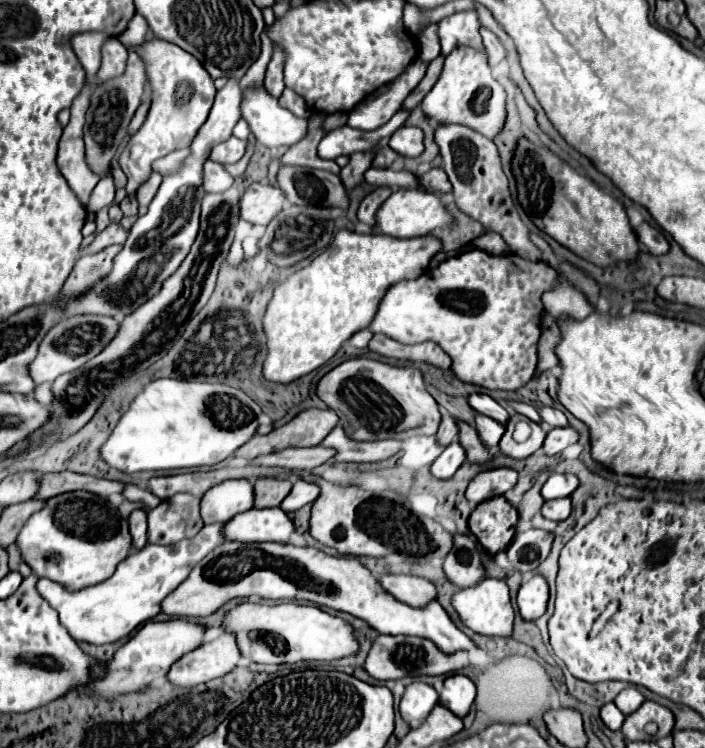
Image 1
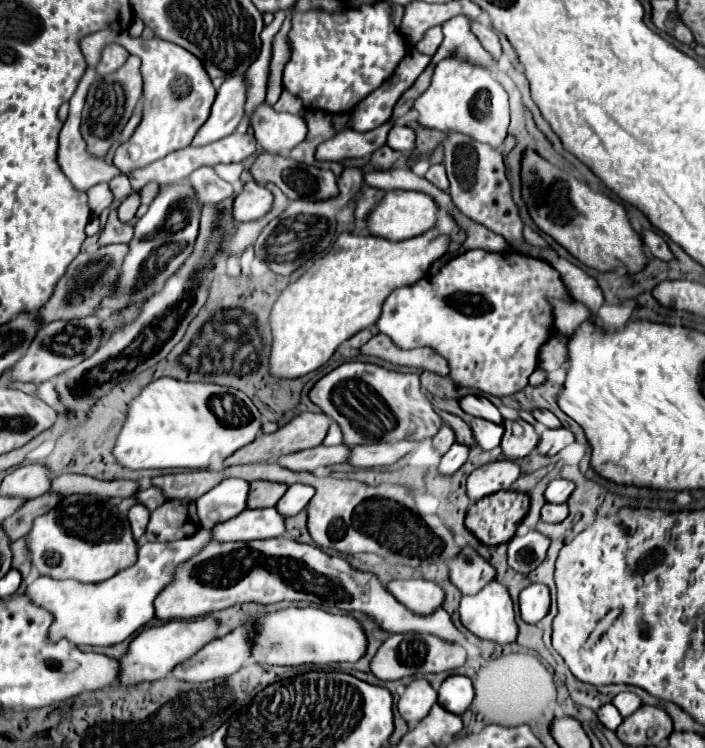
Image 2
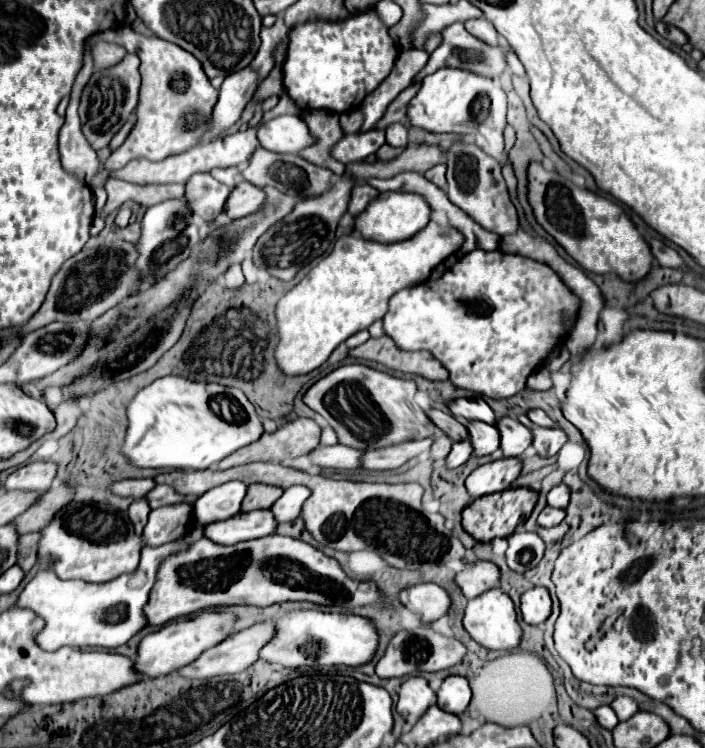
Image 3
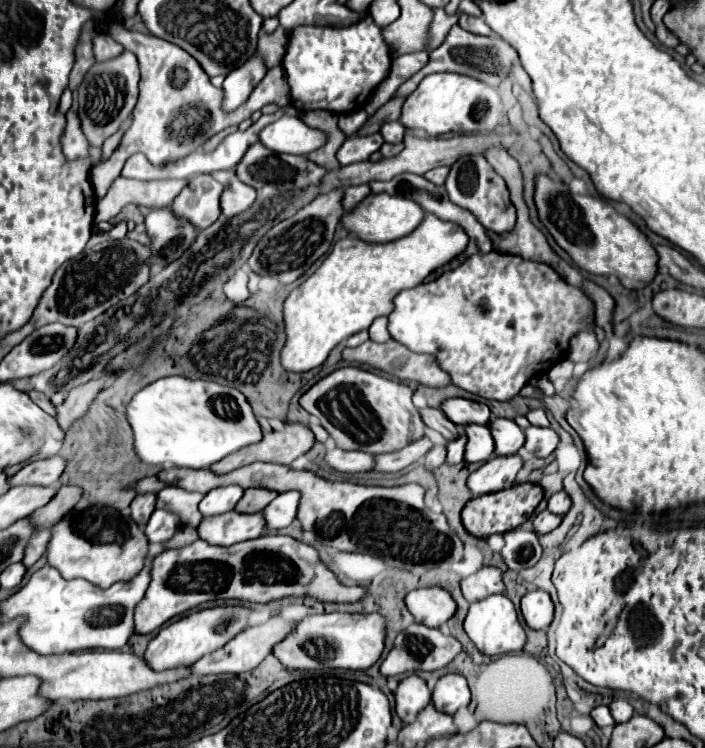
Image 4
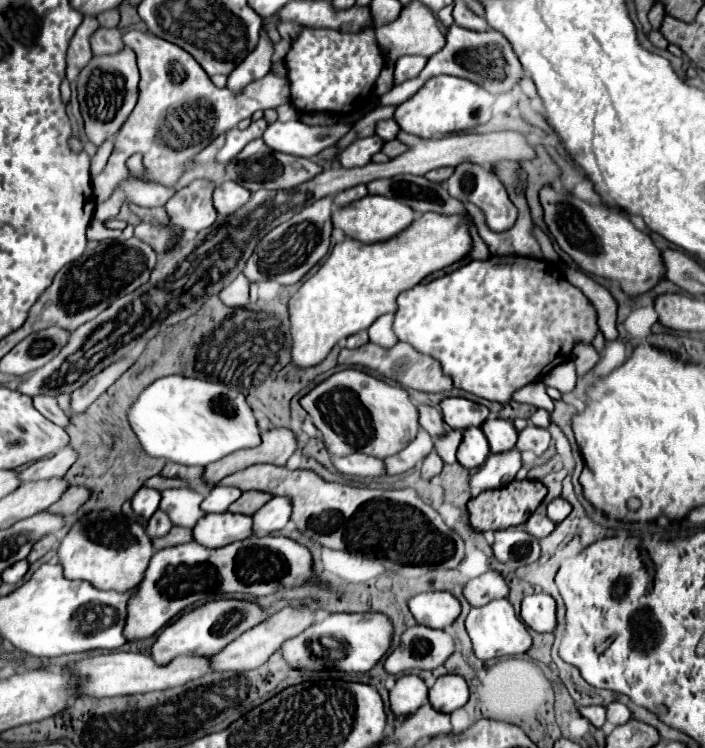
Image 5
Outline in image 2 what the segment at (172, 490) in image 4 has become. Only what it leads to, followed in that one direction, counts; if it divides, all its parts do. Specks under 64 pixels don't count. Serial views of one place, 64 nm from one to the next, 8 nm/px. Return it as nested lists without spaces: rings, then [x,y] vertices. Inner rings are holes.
[[[150,486],[148,490],[140,490],[140,492],[136,494],[136,500],[142,502],[148,510],[156,510],[160,504],[166,502],[166,498],[162,496],[160,488],[154,488],[154,486]]]

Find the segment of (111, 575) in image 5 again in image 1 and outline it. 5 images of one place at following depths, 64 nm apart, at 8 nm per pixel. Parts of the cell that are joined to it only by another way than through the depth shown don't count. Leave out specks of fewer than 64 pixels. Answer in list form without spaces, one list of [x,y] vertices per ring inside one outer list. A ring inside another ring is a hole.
[[[68,492],[50,498],[46,508],[30,516],[16,542],[26,564],[40,578],[52,578],[70,590],[108,580],[132,548],[128,520],[110,502],[90,492]]]

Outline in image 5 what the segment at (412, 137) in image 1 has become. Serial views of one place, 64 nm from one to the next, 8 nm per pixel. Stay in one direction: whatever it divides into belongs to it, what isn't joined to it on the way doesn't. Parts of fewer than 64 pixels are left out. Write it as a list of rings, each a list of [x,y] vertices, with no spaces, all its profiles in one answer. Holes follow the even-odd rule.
[[[382,120],[380,124],[376,124],[376,134],[382,138],[382,140],[394,140],[396,134],[398,134],[398,126],[394,120]]]

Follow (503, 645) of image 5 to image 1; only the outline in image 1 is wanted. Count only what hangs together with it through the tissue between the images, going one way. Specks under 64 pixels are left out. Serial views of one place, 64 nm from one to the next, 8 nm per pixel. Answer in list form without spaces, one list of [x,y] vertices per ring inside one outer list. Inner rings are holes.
[[[486,577],[478,586],[458,590],[454,594],[454,608],[460,614],[460,620],[464,626],[474,630],[476,634],[482,636],[498,636],[498,638],[510,638],[512,636],[512,626],[514,626],[514,608],[510,604],[508,596],[508,586],[504,580]]]

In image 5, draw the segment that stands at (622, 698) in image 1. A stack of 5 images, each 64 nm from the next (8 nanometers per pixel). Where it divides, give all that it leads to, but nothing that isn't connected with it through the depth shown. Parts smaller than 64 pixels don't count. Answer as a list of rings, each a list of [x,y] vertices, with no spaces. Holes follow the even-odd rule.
[[[612,702],[608,708],[606,708],[606,722],[608,724],[612,724],[612,726],[622,726],[622,724],[626,724],[628,720],[630,720],[630,710],[624,706],[624,704],[620,704],[620,702]]]

